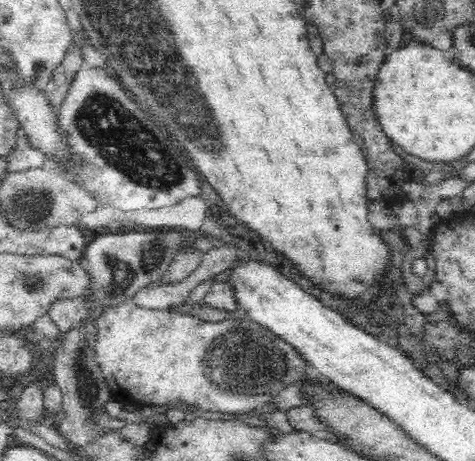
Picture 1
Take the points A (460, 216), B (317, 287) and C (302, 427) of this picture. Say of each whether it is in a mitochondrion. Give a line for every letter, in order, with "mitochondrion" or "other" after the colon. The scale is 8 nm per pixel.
A: other
B: other
C: other

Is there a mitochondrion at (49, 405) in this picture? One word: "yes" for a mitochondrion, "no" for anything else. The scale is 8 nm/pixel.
no

